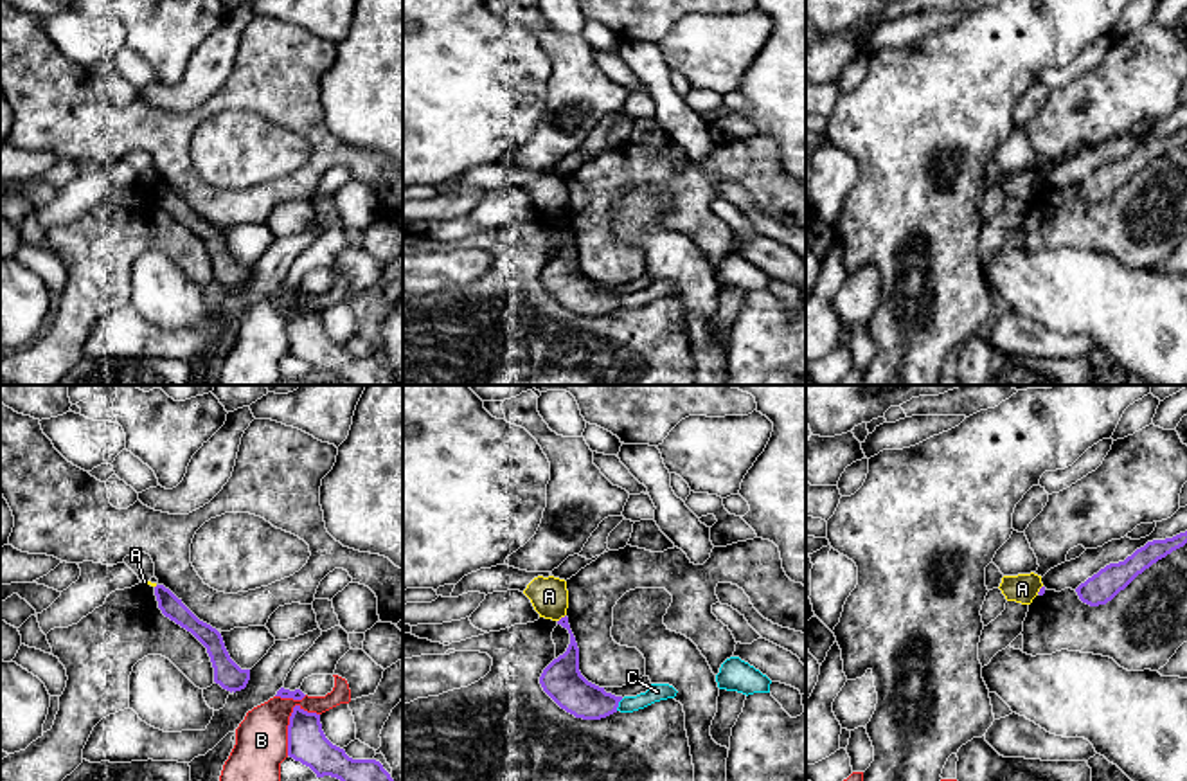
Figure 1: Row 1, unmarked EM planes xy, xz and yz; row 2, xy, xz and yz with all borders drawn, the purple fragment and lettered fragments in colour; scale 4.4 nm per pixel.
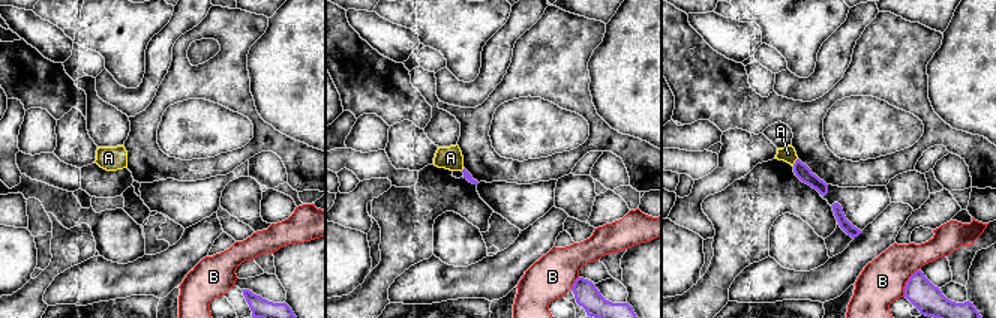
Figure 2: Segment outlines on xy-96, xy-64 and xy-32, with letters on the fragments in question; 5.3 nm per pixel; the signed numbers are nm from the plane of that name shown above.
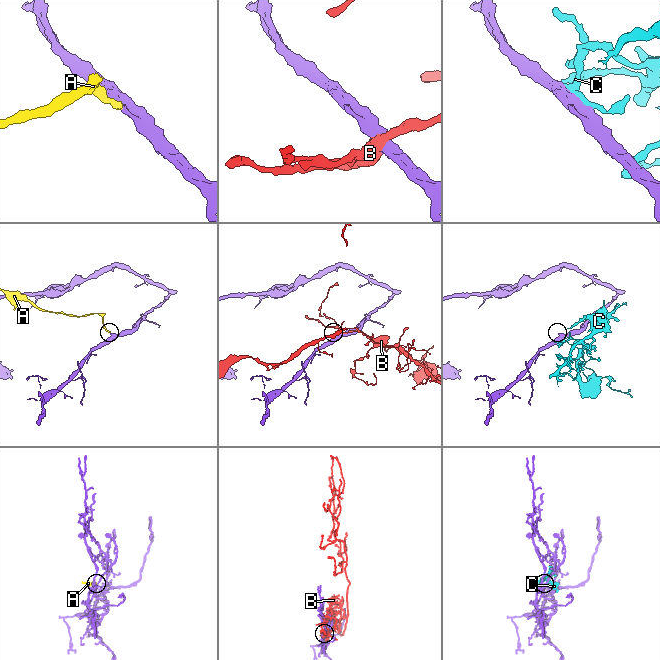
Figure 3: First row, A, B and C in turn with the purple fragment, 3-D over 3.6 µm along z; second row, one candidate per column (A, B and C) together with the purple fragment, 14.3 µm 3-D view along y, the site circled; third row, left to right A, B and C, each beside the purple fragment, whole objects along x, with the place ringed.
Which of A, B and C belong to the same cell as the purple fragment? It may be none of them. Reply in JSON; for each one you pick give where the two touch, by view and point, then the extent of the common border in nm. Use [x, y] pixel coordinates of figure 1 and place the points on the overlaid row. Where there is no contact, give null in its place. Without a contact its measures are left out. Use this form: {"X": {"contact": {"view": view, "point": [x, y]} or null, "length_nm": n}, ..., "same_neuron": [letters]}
{"same_neuron": []}

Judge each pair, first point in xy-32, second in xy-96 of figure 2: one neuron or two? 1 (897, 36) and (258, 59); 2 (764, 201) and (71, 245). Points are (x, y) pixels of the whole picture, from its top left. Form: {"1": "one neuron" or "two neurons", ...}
{"1": "two neurons", "2": "one neuron"}

